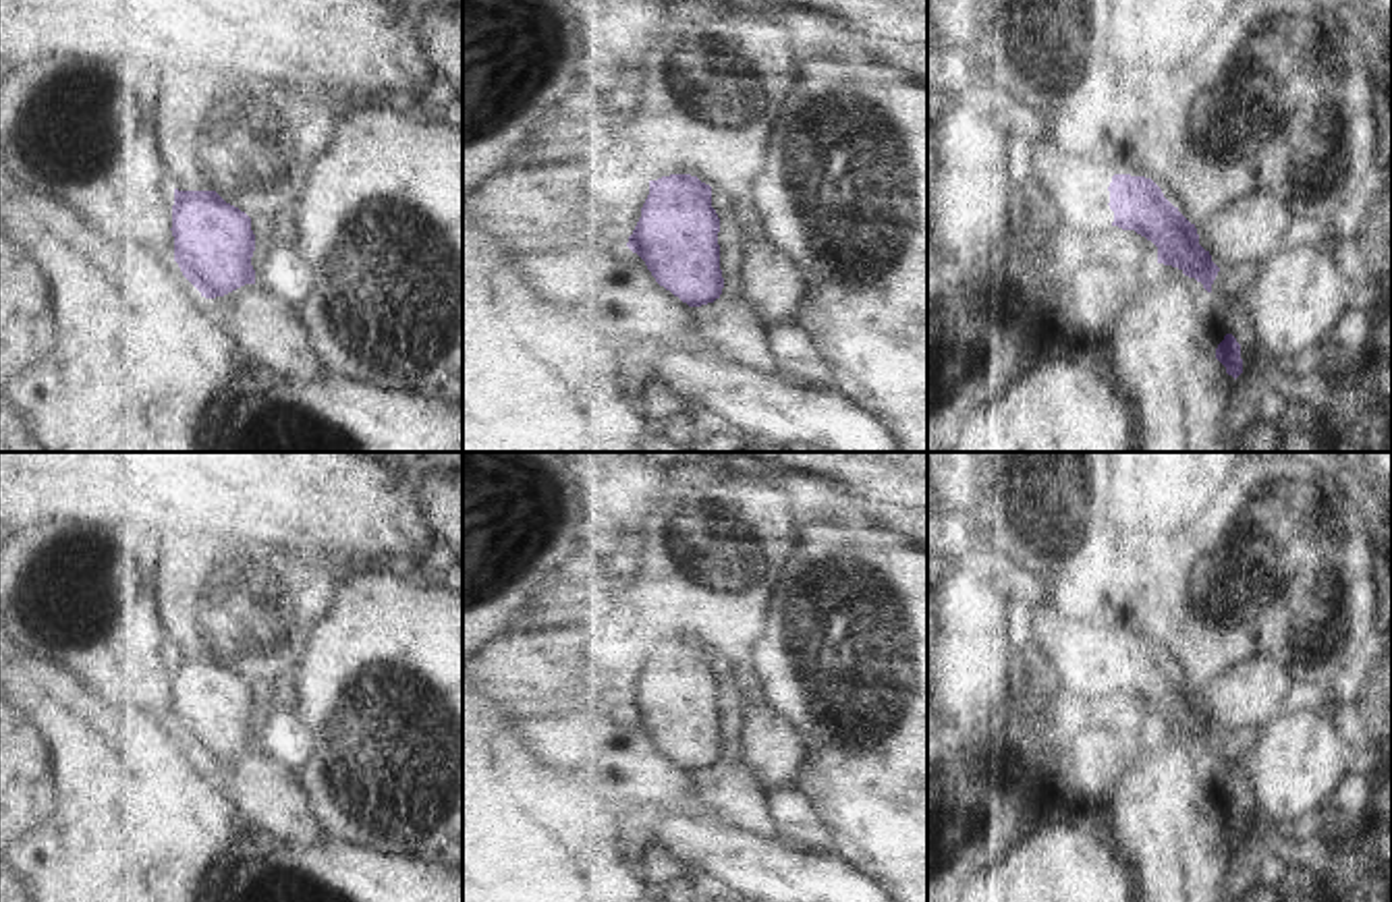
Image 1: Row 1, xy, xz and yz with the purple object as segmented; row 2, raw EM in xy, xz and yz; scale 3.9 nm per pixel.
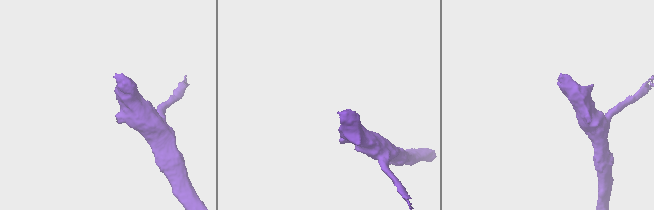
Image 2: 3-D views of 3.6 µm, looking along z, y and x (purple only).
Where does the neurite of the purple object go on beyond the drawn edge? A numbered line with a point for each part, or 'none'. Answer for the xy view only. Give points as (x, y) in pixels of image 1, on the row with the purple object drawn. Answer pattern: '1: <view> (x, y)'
none

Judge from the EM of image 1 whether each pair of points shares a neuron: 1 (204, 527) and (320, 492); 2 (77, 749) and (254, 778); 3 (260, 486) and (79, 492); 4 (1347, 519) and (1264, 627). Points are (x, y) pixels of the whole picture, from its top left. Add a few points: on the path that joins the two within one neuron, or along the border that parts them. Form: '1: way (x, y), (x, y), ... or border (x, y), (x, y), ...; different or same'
1: border (191, 500), (220, 527), (264, 542); different
2: border (202, 762), (220, 782), (237, 815); different
3: way (214, 473), (125, 473); same
4: way (1320, 546), (1274, 600); same

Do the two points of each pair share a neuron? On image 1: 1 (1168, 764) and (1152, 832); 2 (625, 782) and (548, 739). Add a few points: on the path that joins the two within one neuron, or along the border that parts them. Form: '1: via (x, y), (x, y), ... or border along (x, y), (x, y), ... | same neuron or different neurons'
1: via (1168, 780), (1168, 791), (1152, 815) | same neuron
2: via (621, 757), (602, 739), (573, 739) | same neuron

